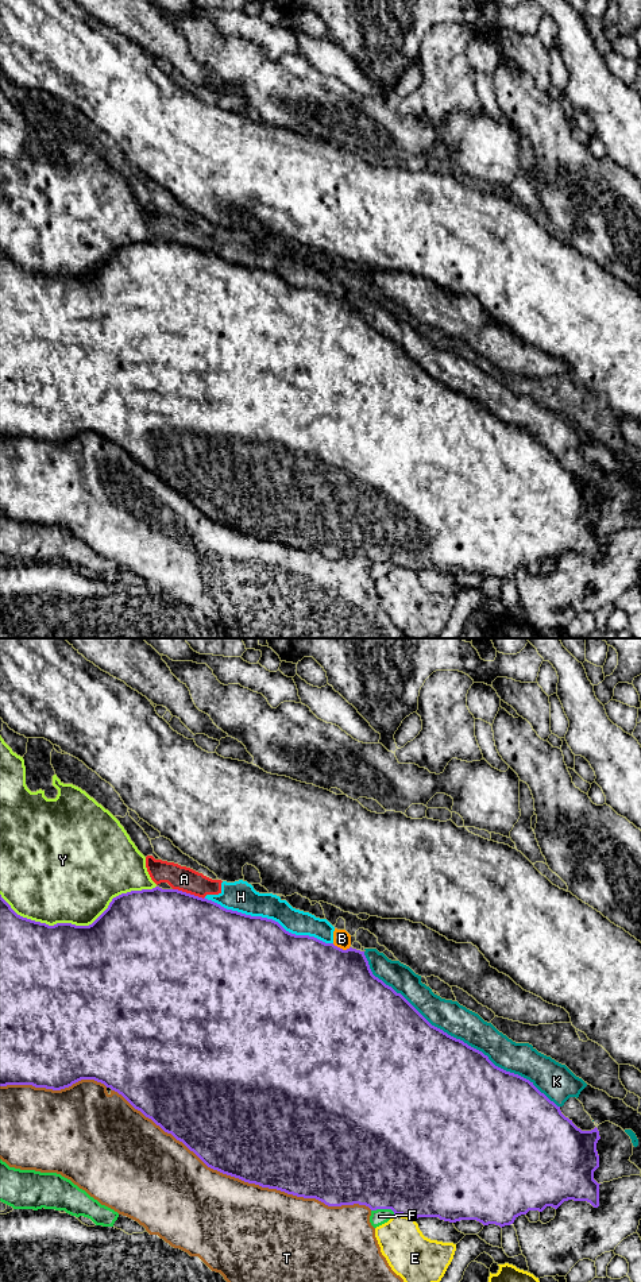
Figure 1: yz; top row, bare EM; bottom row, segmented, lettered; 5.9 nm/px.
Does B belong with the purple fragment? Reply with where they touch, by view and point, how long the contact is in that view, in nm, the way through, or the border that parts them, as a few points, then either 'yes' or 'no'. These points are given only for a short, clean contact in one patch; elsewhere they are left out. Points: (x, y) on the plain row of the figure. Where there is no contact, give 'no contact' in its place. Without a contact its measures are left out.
meets purple in yz at (342, 301); contact 110 nm long; border along yz (332, 296), (343, 301), (350, 300); no

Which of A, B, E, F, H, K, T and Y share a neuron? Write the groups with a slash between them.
A B H K / E / F / T / Y

